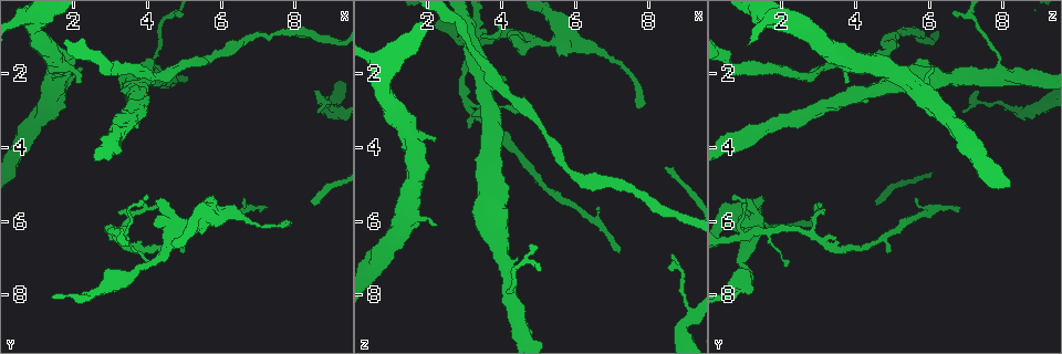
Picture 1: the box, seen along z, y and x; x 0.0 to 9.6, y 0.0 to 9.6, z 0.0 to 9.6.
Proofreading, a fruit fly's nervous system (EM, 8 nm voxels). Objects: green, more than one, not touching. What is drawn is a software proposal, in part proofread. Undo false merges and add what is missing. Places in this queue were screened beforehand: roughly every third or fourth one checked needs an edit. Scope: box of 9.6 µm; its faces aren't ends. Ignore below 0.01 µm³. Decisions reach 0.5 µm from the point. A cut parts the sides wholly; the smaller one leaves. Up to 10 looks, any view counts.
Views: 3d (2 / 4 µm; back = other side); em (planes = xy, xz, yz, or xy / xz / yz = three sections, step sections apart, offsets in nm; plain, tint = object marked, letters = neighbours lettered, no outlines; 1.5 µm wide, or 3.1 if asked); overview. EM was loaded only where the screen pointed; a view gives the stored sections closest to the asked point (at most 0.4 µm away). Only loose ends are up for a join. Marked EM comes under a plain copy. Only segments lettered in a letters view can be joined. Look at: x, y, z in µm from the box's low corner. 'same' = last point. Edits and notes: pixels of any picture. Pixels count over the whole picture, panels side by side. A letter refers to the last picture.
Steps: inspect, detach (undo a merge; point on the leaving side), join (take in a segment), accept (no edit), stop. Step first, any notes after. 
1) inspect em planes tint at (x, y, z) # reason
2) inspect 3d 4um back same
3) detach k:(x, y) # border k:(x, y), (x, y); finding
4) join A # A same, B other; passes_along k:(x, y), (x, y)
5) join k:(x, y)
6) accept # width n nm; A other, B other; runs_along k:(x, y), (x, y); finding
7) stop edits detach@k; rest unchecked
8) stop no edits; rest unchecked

inspect 3d 4um at (2.15, 2.25, 3.75) # free end

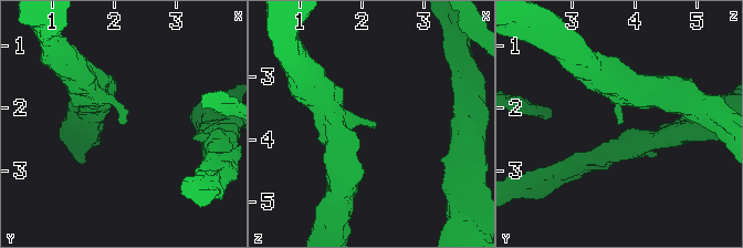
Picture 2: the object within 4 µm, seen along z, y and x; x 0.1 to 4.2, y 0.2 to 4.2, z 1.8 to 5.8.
inspect em xy step 4 tint at (2.15, 2.30, 3.75) # now the EM

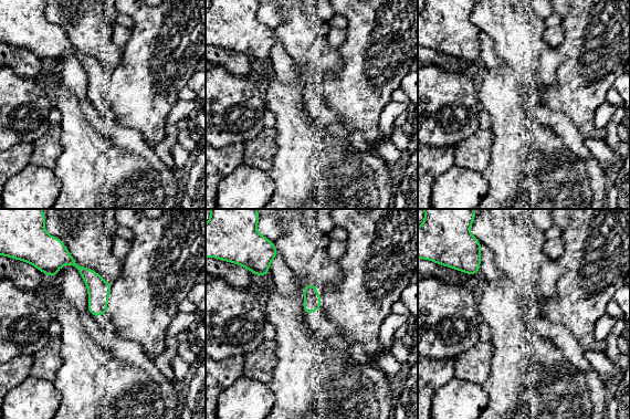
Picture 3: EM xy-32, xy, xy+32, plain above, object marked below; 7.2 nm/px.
inspect em planes letters same # another direction

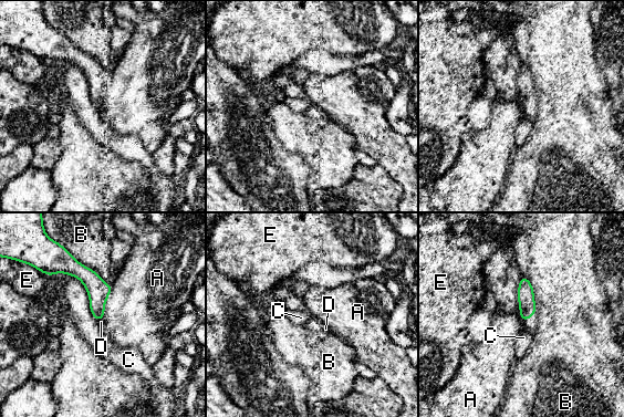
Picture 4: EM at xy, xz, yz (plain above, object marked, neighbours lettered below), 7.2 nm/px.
join 4:(530, 324) # A other, B other, C other, D same, E other; the cell continues

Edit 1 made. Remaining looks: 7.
inspect overview

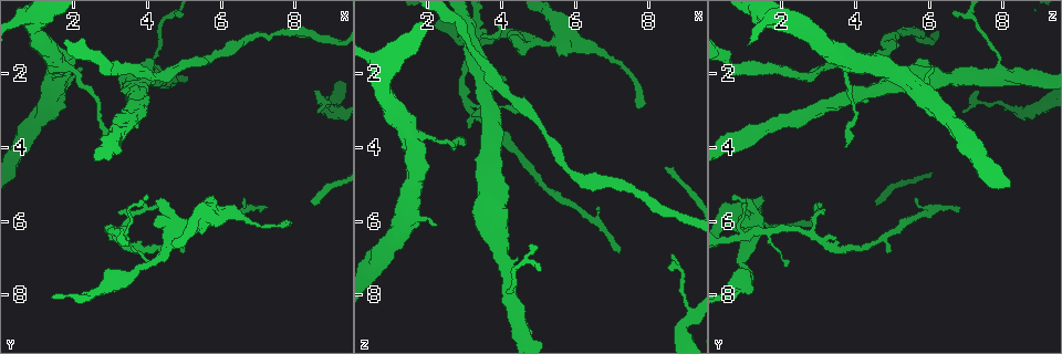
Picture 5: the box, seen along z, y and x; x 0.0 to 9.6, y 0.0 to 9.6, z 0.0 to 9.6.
inspect em xy step 8 tint at (7.50, 0.90, 5.10)

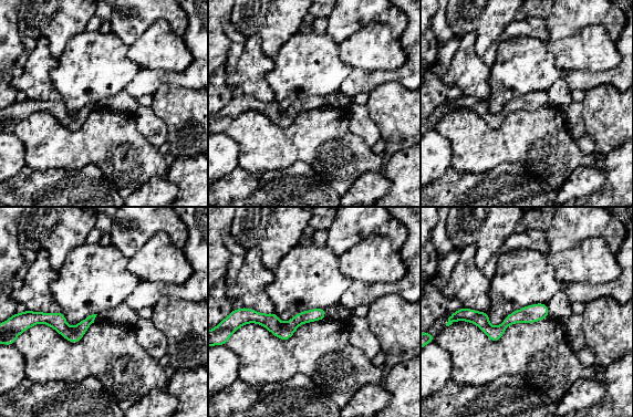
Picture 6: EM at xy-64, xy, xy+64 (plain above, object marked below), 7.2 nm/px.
inspect em yz step 4 tint same

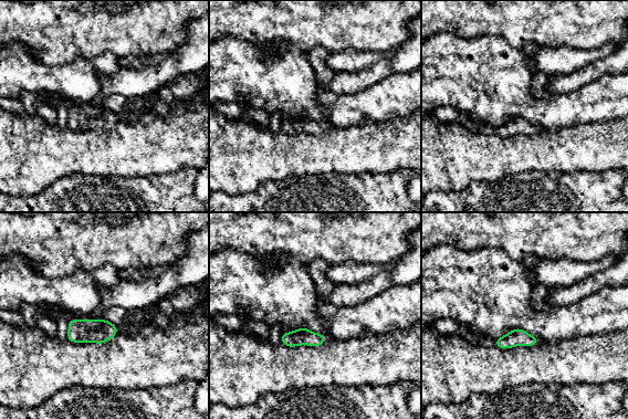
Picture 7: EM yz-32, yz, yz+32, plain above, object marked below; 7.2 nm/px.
inspect em yz step 4 letters same

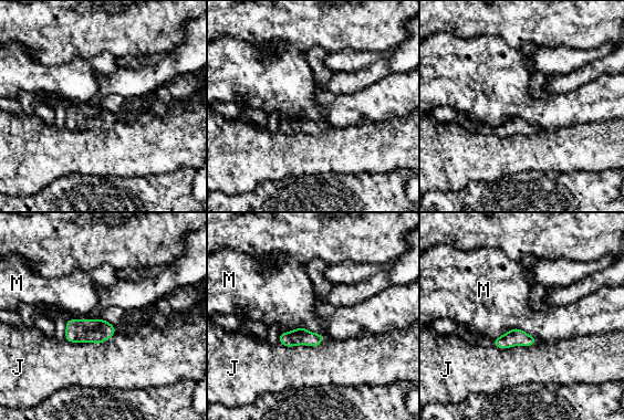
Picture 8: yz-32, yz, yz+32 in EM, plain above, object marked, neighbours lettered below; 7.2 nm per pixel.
accept # J other, M other; border 8:(279, 334), (305, 327), (323, 337); one cell here

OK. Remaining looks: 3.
inspect 3d 4um back at (4.20, 1.70, 5.95)

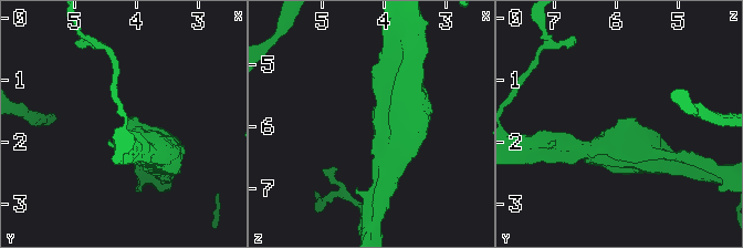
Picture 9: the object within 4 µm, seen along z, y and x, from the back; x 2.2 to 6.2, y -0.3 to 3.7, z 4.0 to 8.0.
inspect em xy step 8 tint at (4.15, 1.65, 5.95)

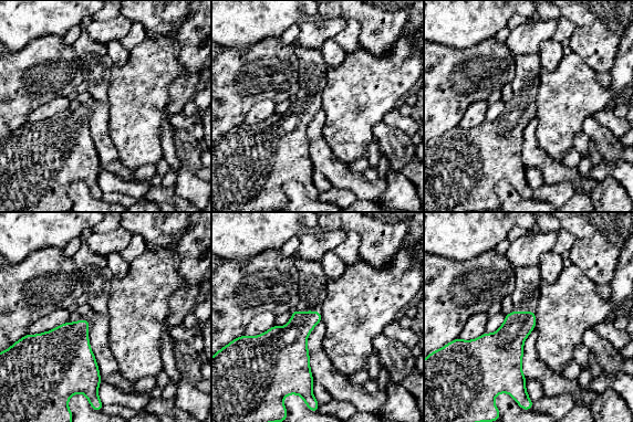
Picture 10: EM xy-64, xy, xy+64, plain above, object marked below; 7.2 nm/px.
inspect em planes letters same # cut it another way

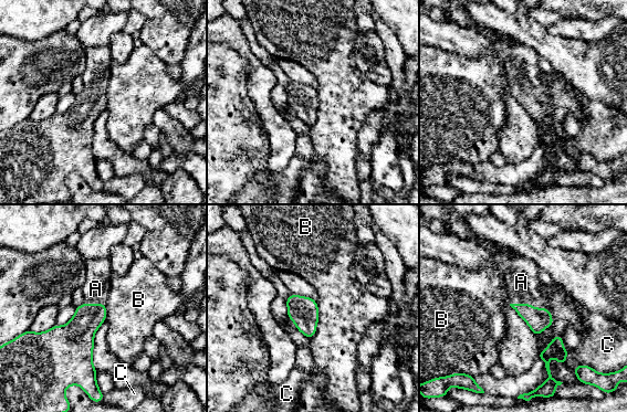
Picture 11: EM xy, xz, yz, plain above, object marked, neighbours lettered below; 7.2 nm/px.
join 11:(521, 282) # longest_contact B 280 nm; A same, B other, C other; passes_along 11:(537, 319), (529, 304), (521, 282); the cell continues

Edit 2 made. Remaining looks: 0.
stop edits join@4, join@11; rest unchecked

